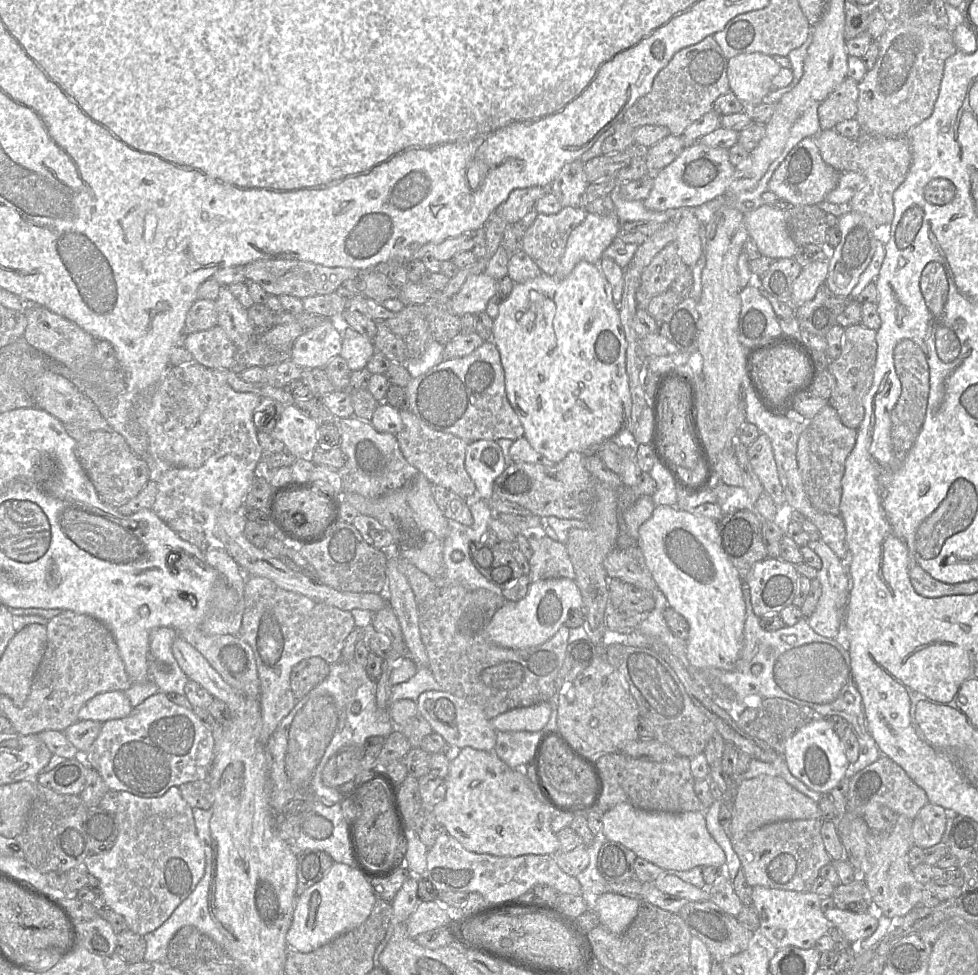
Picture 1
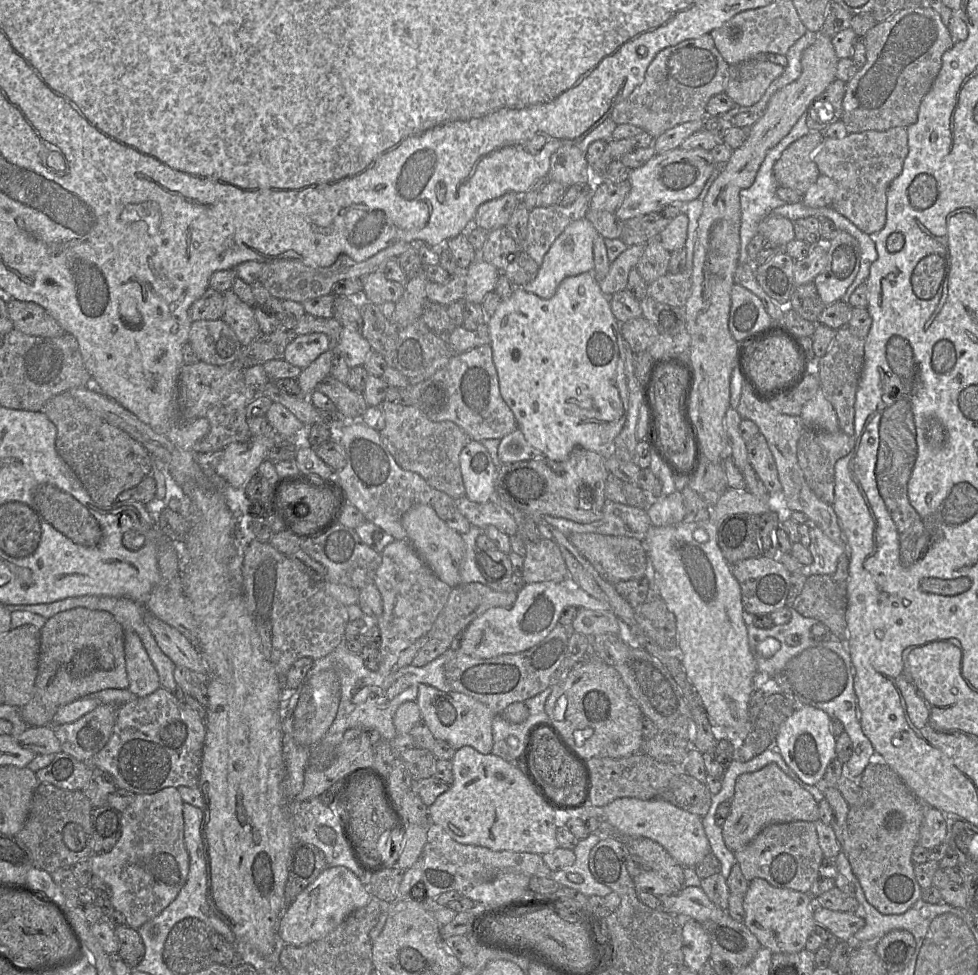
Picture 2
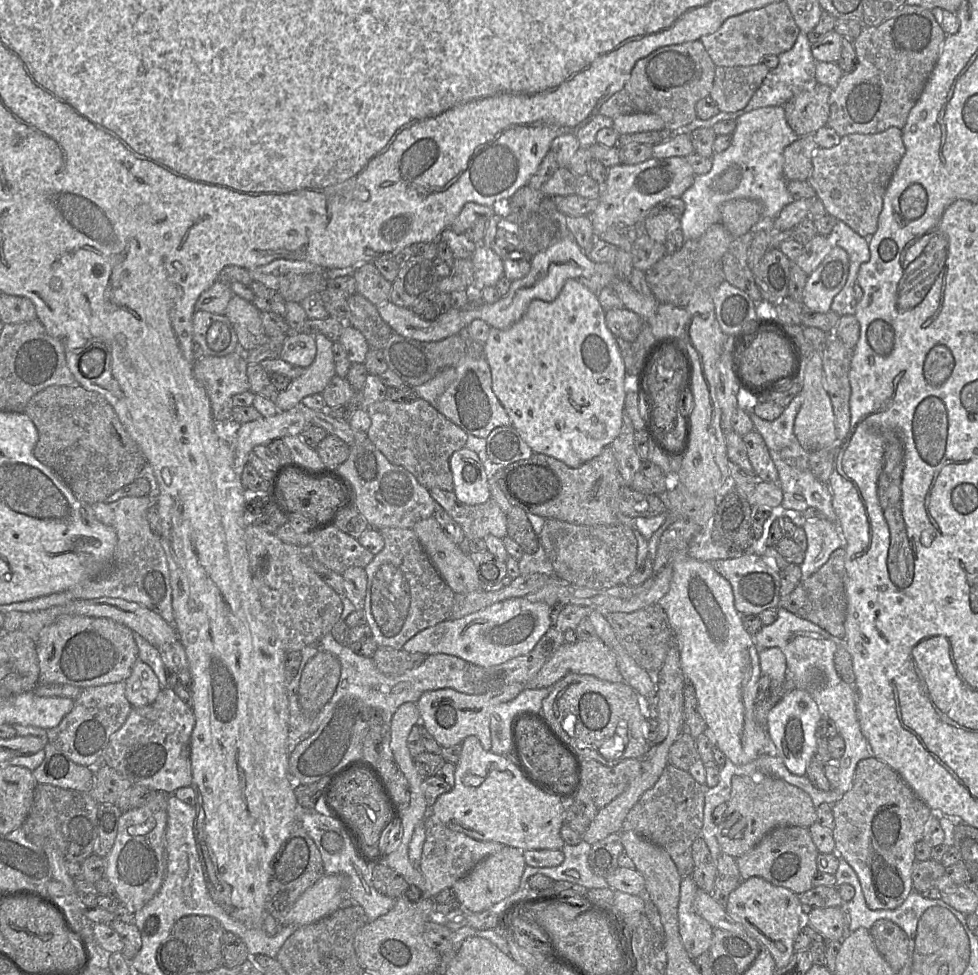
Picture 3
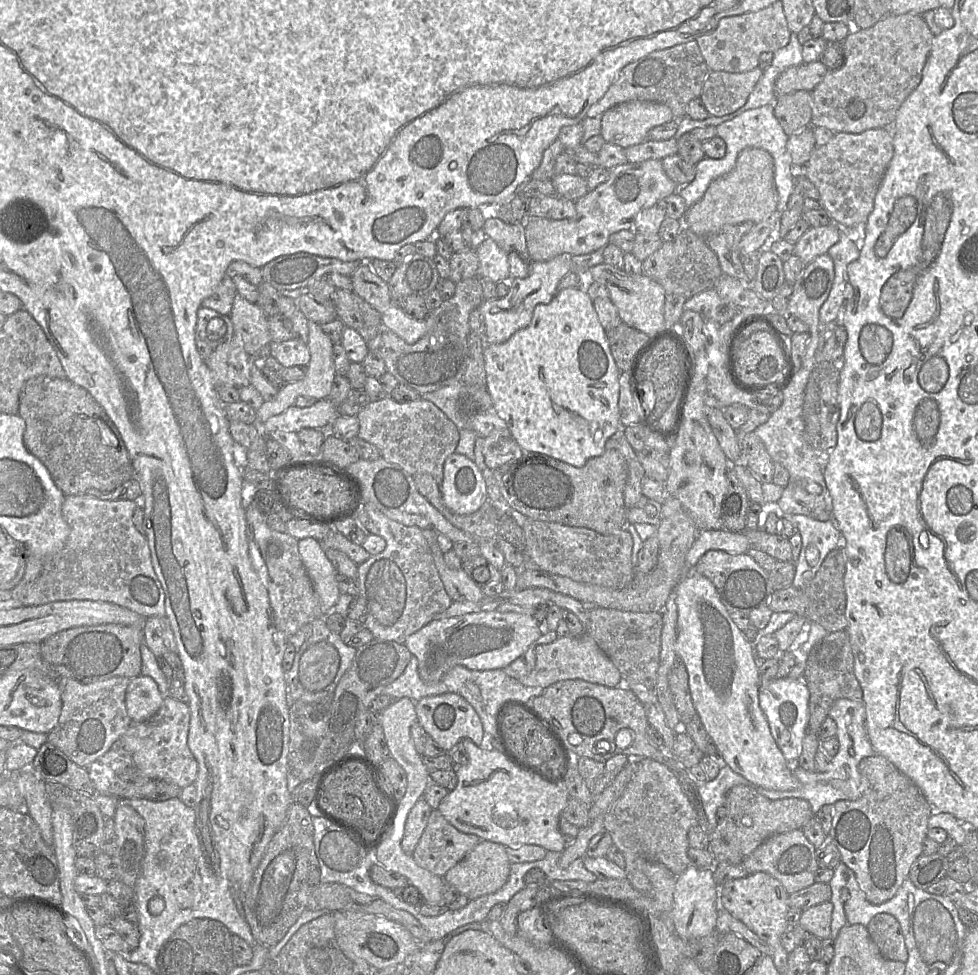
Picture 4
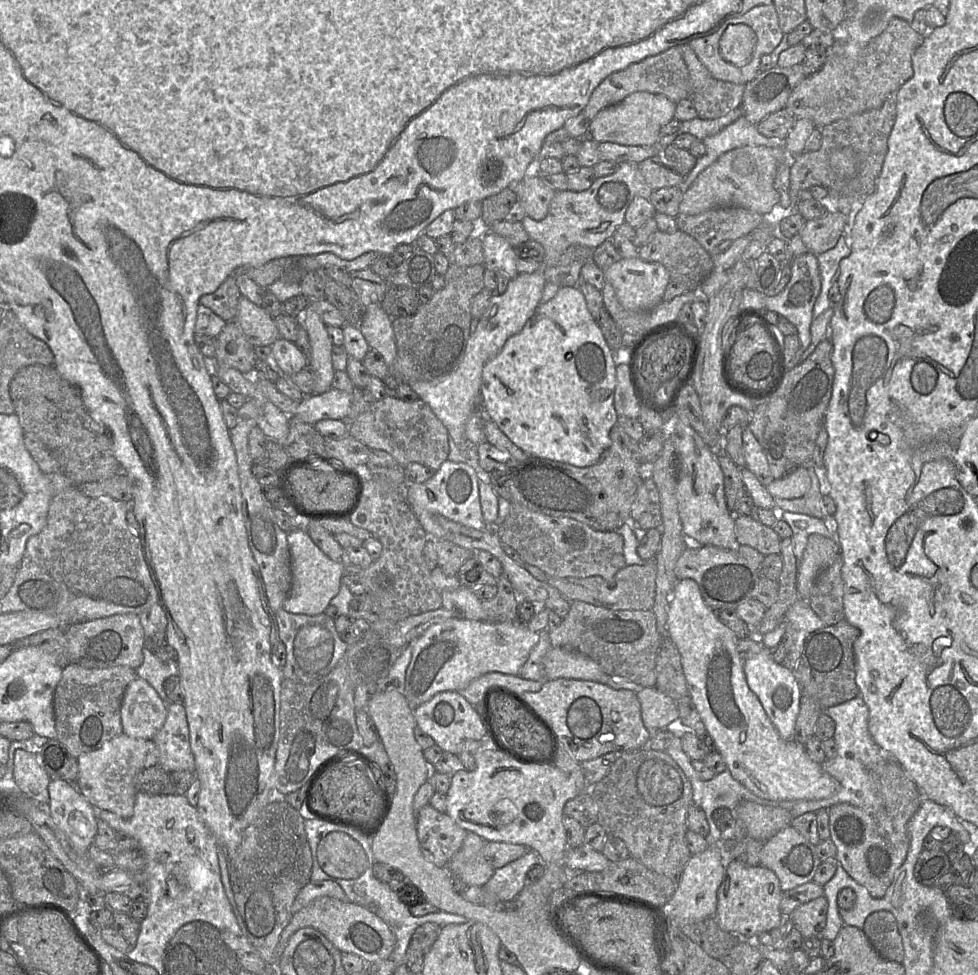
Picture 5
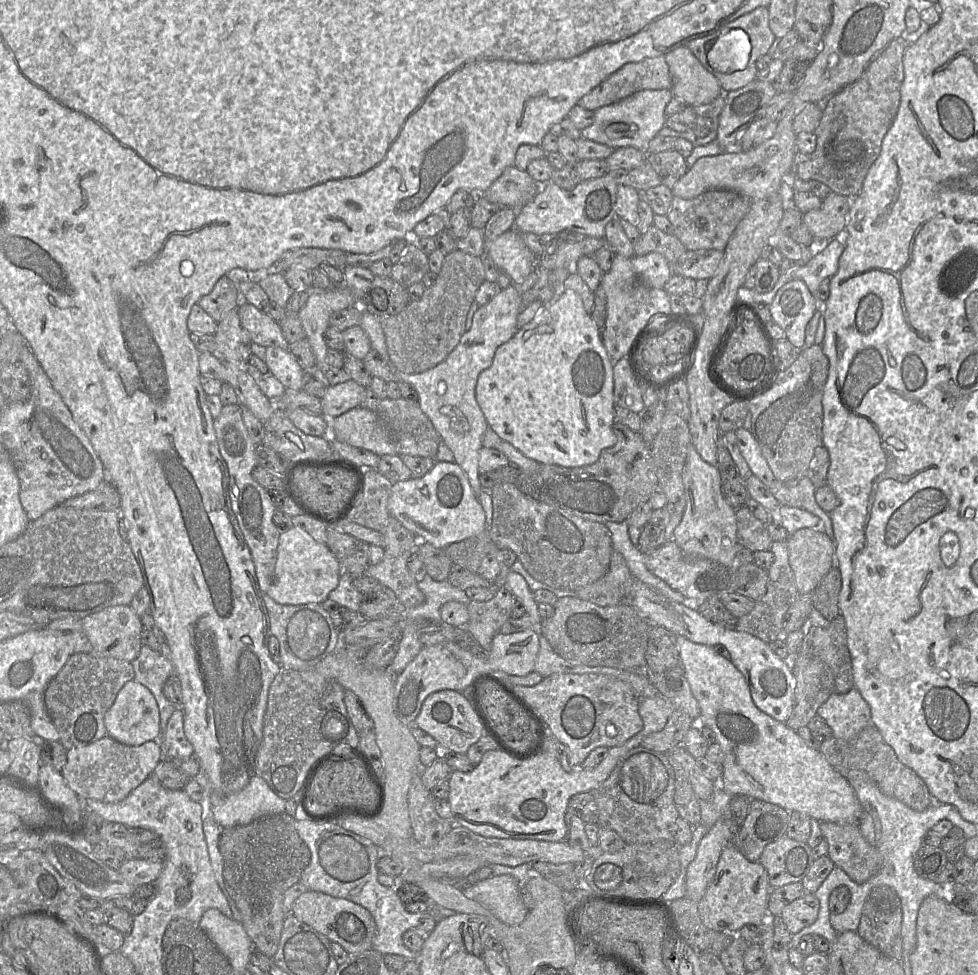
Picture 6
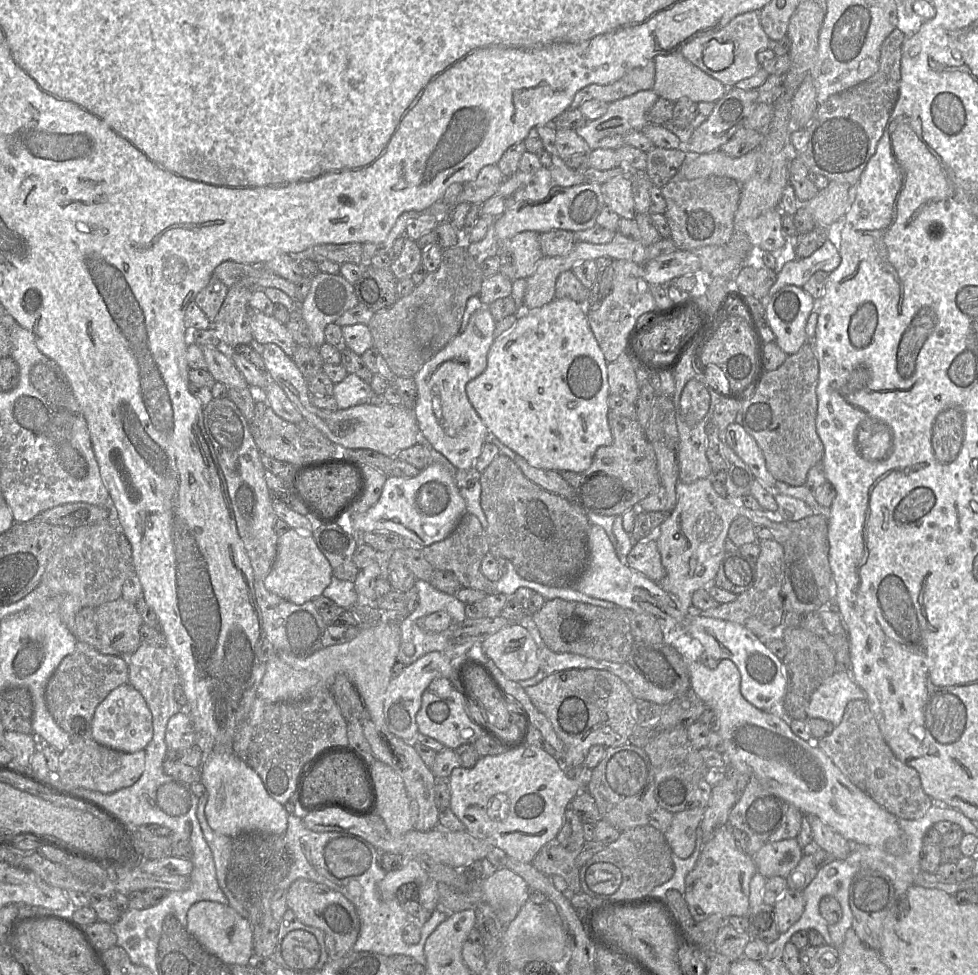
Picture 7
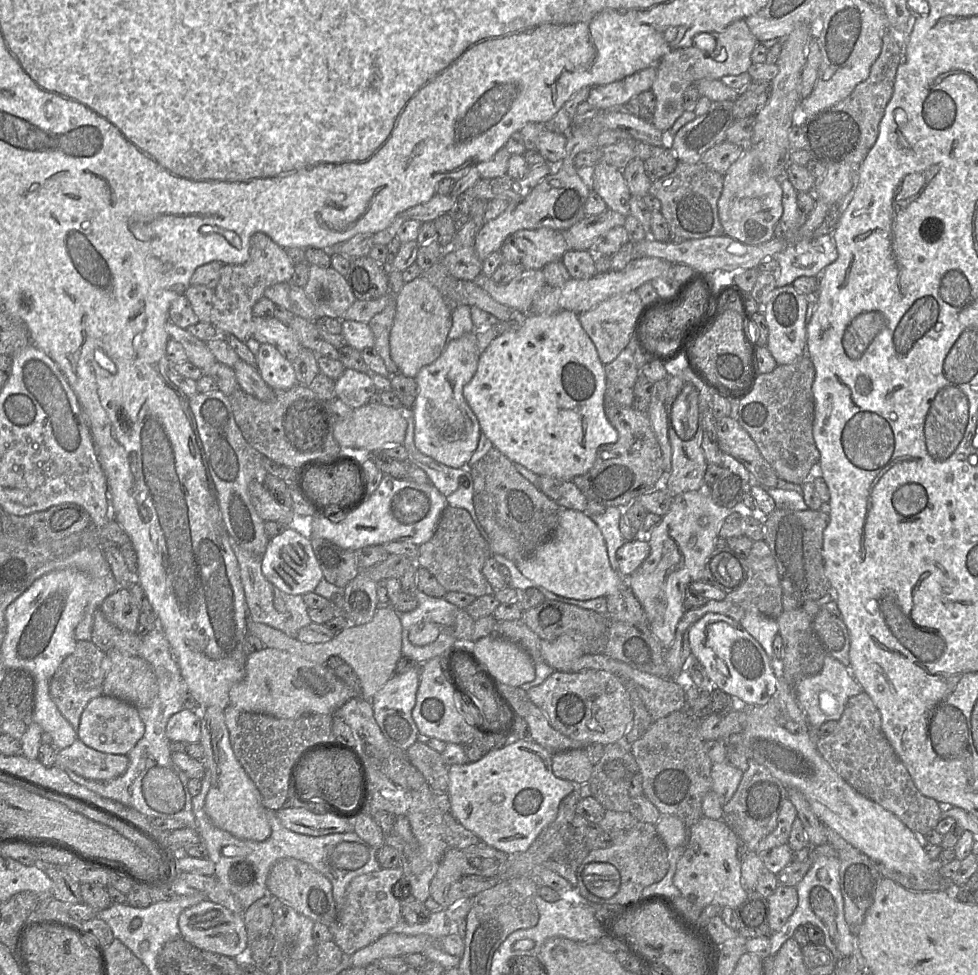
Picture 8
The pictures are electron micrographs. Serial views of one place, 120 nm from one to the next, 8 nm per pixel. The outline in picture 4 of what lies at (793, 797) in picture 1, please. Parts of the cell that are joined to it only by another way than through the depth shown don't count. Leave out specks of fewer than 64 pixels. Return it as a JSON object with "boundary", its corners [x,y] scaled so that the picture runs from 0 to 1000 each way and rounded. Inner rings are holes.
{"boundary":[[[762,805],[746,809],[742,818],[743,837],[733,844],[732,851],[726,855],[726,863],[738,859],[751,868],[760,878],[768,876],[786,858],[808,853],[820,848],[832,837],[826,822],[818,818],[787,821]]]}

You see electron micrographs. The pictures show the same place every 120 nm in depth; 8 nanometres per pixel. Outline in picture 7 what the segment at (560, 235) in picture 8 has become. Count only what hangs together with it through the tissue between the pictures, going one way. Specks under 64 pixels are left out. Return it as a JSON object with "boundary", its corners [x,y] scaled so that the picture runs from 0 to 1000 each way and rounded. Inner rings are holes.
{"boundary":[[[537,237],[513,248],[513,257],[519,258],[526,268],[527,286],[539,286],[556,265],[551,242],[549,238]]]}

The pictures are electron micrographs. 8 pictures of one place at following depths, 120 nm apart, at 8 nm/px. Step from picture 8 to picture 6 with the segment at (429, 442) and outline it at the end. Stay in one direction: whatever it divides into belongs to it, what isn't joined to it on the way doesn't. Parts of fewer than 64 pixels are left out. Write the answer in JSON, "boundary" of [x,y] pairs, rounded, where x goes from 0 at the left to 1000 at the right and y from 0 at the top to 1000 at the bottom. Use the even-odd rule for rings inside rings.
{"boundary":[[[524,291],[512,296],[498,312],[489,315],[482,336],[475,339],[455,369],[444,377],[427,384],[414,384],[407,382],[398,371],[404,391],[415,392],[425,400],[426,413],[442,433],[451,452],[462,463],[465,475],[478,487],[487,510],[493,503],[489,484],[490,462],[499,437],[486,408],[487,392],[491,382],[502,374],[507,358],[522,348],[531,337],[529,325],[534,318],[533,302]]]}

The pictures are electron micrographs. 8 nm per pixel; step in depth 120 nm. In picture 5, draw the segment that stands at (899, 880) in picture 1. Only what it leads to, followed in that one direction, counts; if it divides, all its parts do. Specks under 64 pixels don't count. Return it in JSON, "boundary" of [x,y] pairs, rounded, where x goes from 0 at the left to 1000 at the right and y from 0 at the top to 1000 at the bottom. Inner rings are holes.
{"boundary":[[[911,775],[892,789],[892,802],[895,803],[893,825],[888,829],[877,829],[866,824],[850,827],[847,830],[848,852],[849,861],[856,871],[856,883],[892,920],[901,921],[926,881],[930,866],[927,846],[940,830],[945,816],[923,787]]]}

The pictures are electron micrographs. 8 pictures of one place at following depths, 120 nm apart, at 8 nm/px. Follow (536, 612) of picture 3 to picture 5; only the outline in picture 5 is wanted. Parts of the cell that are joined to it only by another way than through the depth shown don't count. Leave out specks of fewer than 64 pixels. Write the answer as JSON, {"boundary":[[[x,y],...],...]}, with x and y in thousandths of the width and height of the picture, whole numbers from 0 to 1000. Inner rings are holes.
{"boundary":[[[459,634],[454,638],[440,642],[431,651],[418,662],[421,665],[419,681],[415,688],[412,712],[421,728],[454,709],[471,709],[491,693],[510,689],[530,692],[539,678],[543,667],[551,658],[551,648],[540,645],[529,637],[502,638]]]}

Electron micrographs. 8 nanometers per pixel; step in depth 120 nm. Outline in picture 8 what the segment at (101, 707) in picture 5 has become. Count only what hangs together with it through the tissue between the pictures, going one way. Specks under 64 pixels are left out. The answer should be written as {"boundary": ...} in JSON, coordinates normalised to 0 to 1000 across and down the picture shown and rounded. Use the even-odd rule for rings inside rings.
{"boundary":[[[79,657],[77,668],[60,682],[51,698],[51,714],[63,734],[79,749],[83,732],[95,716],[105,712],[105,698],[111,686],[108,670],[93,657]]]}

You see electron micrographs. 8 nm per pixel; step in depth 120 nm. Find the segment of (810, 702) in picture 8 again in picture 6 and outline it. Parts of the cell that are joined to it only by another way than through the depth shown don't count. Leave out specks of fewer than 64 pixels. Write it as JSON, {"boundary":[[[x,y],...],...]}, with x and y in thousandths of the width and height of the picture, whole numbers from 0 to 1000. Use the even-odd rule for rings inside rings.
{"boundary":[[[875,705],[864,712],[851,711],[836,726],[835,733],[850,746],[852,756],[865,760],[893,743],[890,725]]]}

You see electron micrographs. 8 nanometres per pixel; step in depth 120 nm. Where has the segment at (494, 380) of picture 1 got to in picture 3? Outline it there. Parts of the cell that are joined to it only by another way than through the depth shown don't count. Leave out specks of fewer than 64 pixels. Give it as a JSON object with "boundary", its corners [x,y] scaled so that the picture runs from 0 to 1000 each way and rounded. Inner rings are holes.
{"boundary":[[[478,363],[465,376],[465,389],[450,406],[446,419],[479,446],[497,449],[510,437],[522,437],[522,431],[503,401],[502,382],[496,366],[483,367]]]}

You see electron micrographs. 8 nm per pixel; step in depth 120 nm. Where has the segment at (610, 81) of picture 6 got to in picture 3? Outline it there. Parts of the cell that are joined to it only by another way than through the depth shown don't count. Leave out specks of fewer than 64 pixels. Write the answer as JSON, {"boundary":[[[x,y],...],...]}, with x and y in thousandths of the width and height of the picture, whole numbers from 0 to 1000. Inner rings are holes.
{"boundary":[[[717,41],[674,49],[652,62],[640,86],[613,111],[612,117],[628,121],[645,116],[667,116],[675,119],[685,135],[699,133],[713,120],[713,105],[725,98],[732,67]]]}

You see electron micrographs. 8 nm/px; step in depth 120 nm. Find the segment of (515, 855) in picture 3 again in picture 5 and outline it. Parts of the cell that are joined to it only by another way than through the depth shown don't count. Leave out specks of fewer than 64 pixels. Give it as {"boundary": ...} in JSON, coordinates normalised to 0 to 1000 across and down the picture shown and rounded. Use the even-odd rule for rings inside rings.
{"boundary":[[[479,852],[471,871],[459,883],[457,890],[464,899],[470,901],[479,909],[494,910],[503,899],[506,891],[494,879],[494,870],[498,862],[483,852]]]}

